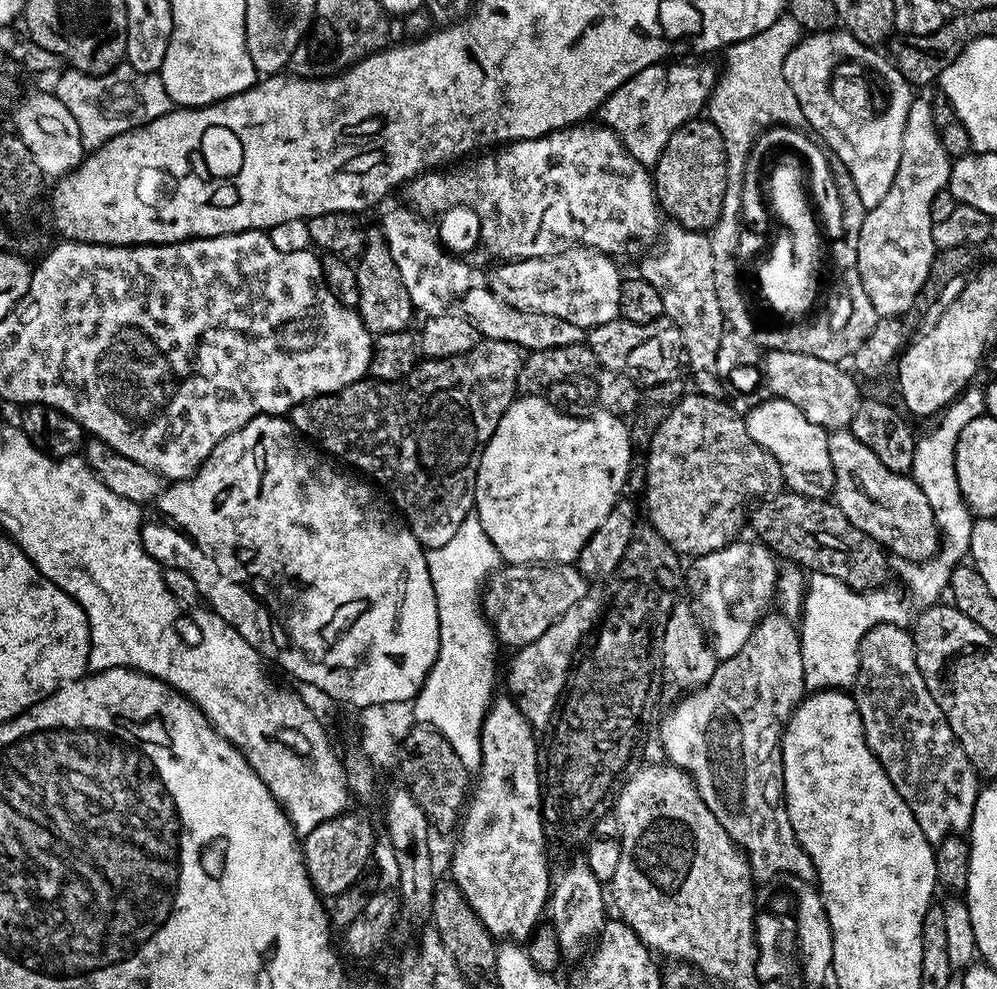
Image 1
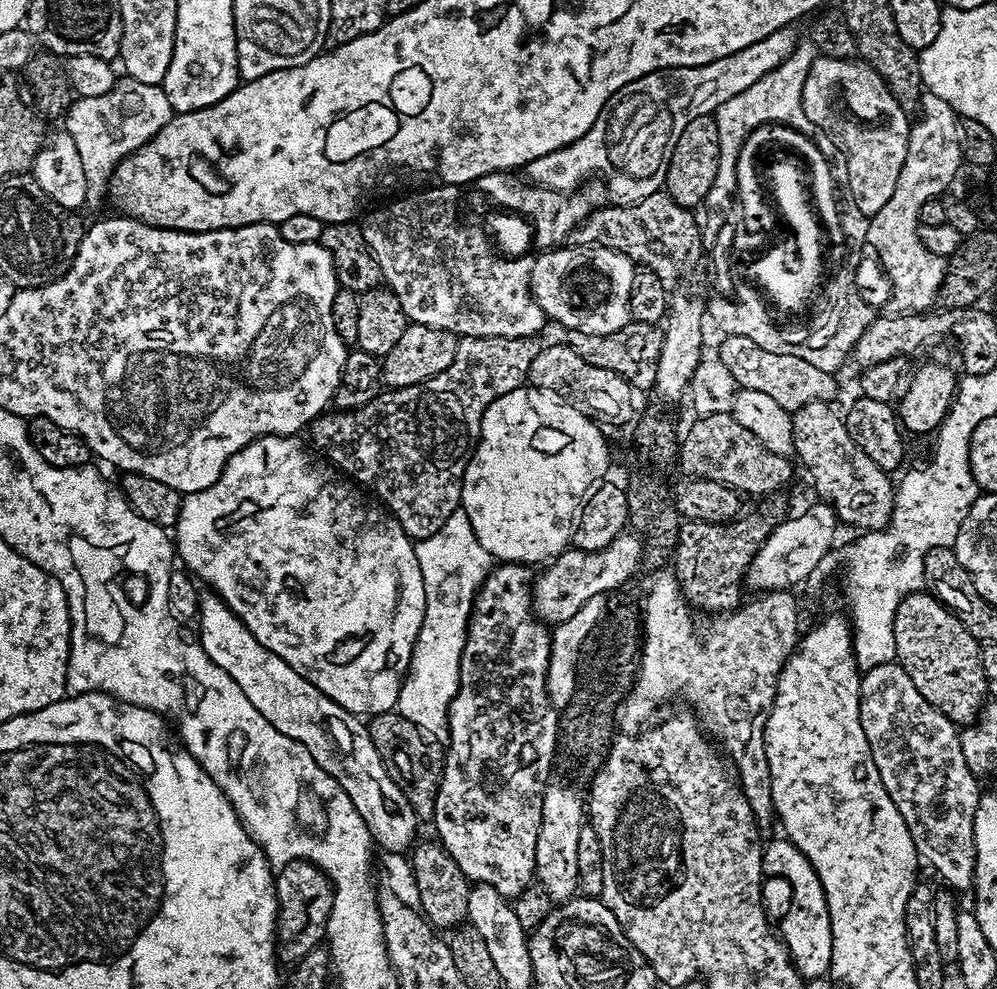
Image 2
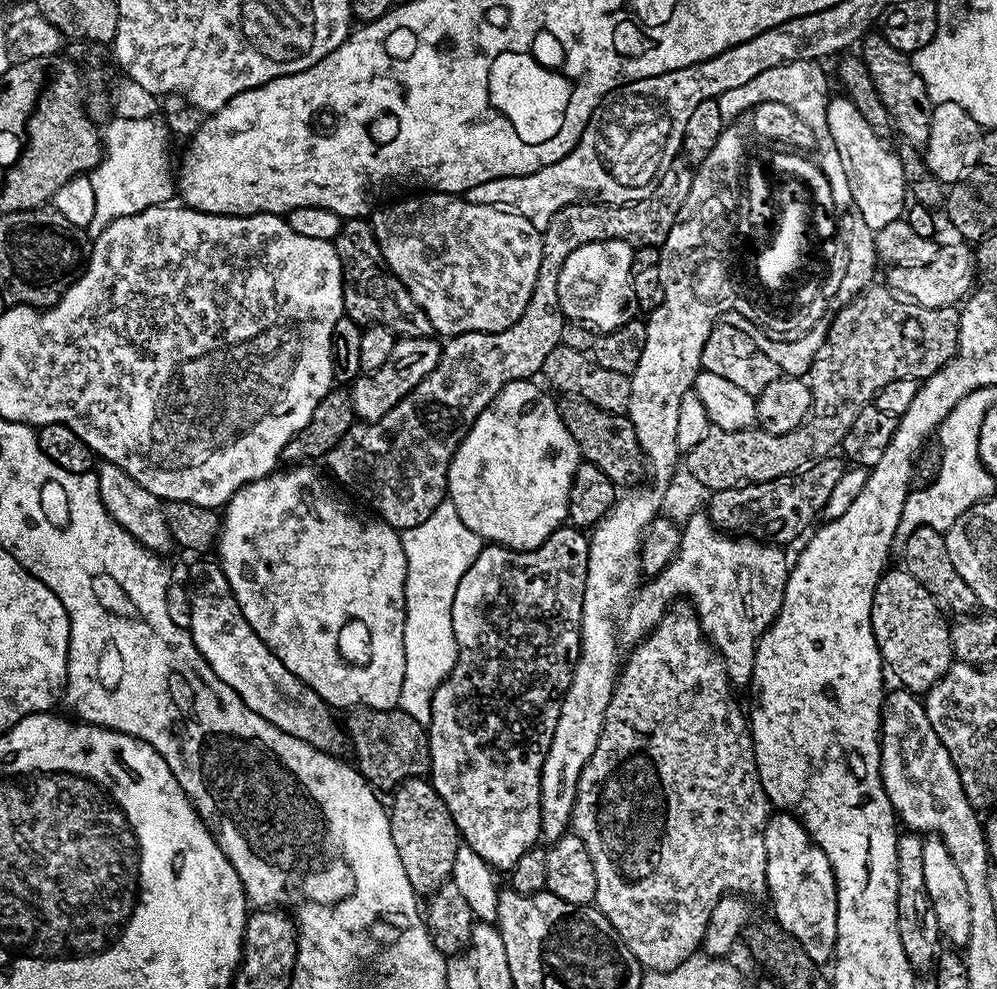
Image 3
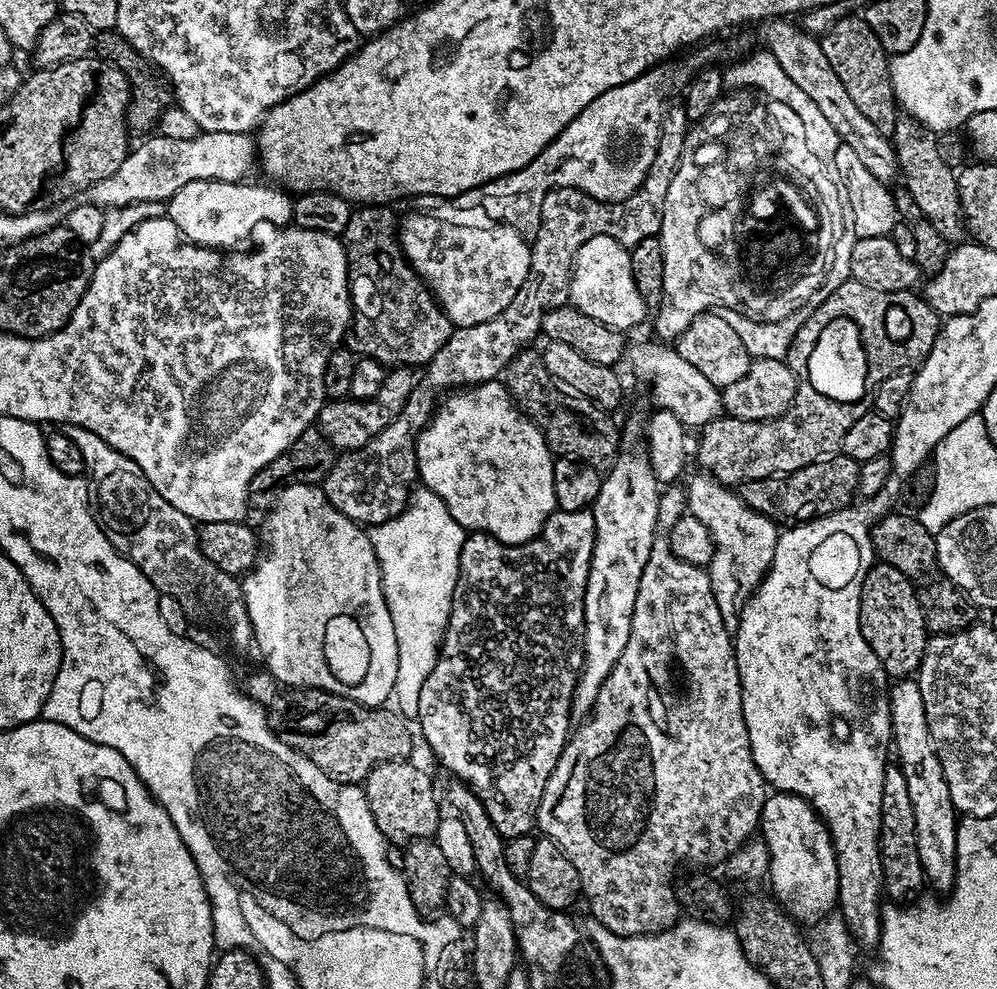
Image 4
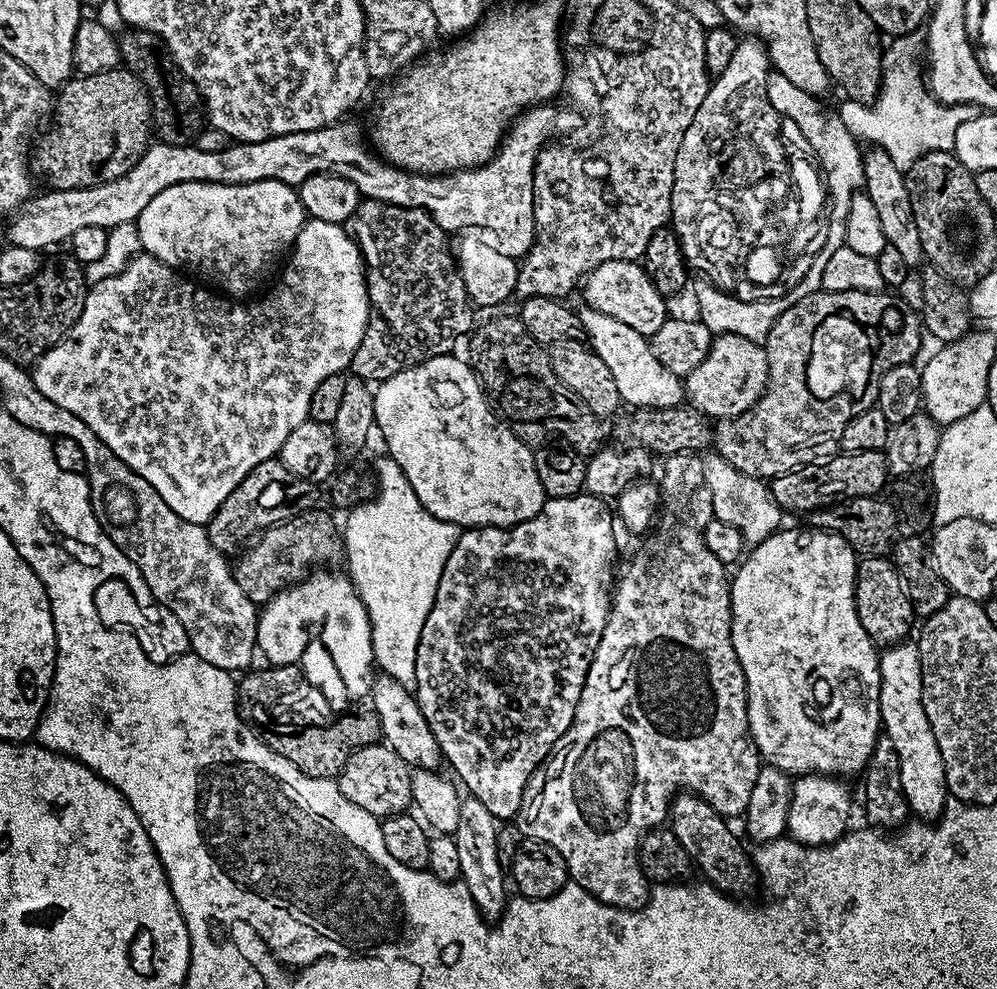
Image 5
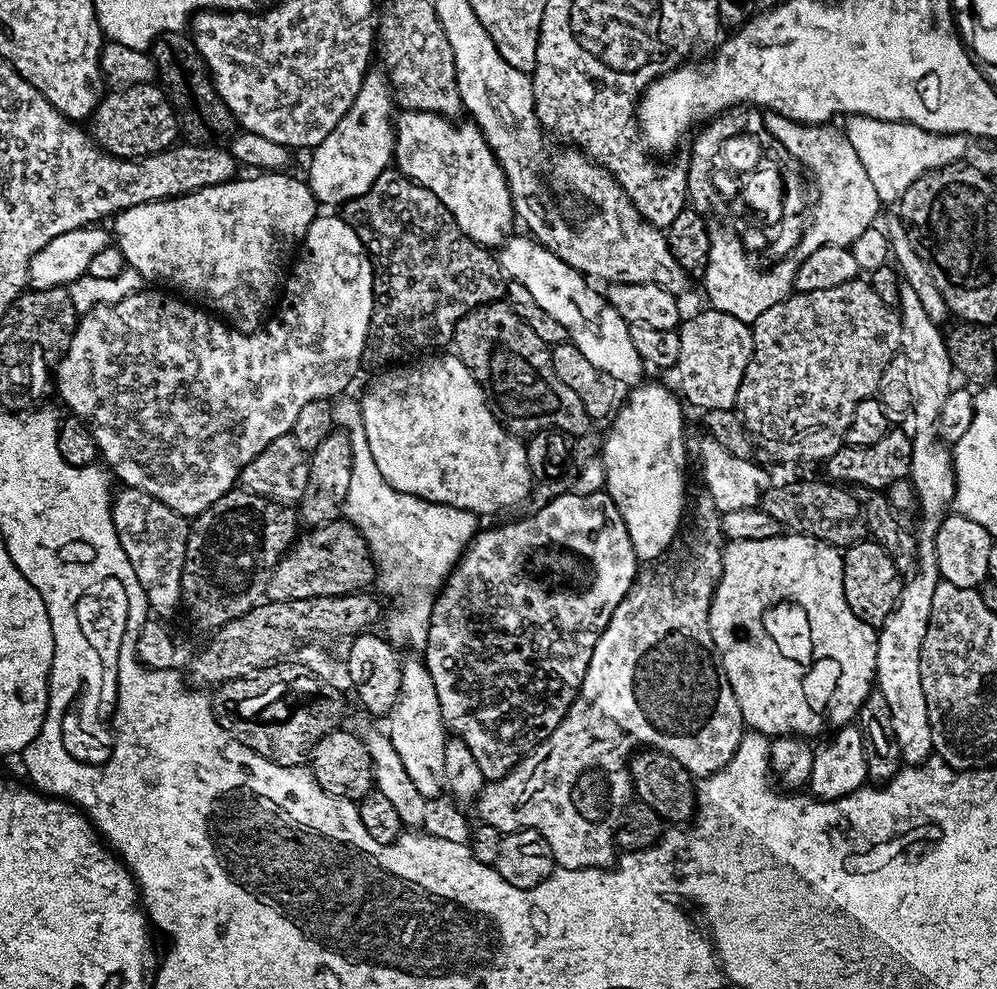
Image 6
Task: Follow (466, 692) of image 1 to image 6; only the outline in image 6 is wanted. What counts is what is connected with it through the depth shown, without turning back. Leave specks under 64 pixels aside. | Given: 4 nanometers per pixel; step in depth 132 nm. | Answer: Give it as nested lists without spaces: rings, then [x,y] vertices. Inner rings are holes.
[[[355,399],[343,400],[334,408],[335,423],[347,429],[352,438],[352,477],[343,515],[364,535],[368,549],[372,551],[372,559],[376,562],[375,587],[388,592],[392,599],[392,609],[386,612],[387,639],[397,645],[409,644],[422,650],[430,630],[432,601],[476,535],[478,517],[475,512],[431,504],[429,500],[394,490],[378,471],[374,454],[370,454],[366,430],[360,420],[359,403]]]

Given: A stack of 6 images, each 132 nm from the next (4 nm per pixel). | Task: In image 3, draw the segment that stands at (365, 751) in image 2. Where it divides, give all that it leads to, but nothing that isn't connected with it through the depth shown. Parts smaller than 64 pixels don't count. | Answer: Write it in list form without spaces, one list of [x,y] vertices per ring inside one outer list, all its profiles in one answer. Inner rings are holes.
[[[196,558],[188,568],[191,584],[191,626],[195,648],[222,682],[234,689],[246,706],[284,733],[305,741],[322,752],[341,755],[348,748],[345,729],[336,722],[333,709],[312,687],[291,674],[286,666],[246,622],[232,597],[224,572],[217,561]]]

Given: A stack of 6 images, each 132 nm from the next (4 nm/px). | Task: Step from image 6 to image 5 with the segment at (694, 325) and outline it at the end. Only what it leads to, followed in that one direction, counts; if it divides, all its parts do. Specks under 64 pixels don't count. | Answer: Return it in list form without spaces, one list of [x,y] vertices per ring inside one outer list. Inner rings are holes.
[[[720,334],[713,339],[708,357],[686,377],[686,396],[708,418],[731,418],[753,408],[767,385],[767,351],[759,343],[738,334]]]

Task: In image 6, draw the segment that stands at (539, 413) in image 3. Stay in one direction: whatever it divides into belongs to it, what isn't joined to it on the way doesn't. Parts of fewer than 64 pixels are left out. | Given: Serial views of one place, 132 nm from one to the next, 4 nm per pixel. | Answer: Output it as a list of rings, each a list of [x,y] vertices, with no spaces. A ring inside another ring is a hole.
[[[444,354],[433,355],[436,356],[433,360],[417,359],[413,368],[392,366],[381,371],[384,373],[369,386],[364,400],[359,401],[366,442],[382,478],[386,478],[394,490],[429,500],[431,504],[445,504],[475,512],[480,518],[503,508],[512,508],[523,500],[525,503],[534,487],[525,441],[500,425],[479,382],[460,357],[440,355]]]

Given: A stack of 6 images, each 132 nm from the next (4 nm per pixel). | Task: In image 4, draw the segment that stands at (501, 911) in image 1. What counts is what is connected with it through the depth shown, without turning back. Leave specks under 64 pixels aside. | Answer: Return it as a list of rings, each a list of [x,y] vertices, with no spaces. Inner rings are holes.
[[[587,508],[553,512],[539,534],[524,544],[503,544],[498,538],[487,536],[484,532],[473,532],[464,537],[460,573],[454,586],[452,609],[448,628],[440,645],[440,657],[436,660],[434,670],[430,670],[430,678],[426,678],[426,686],[422,686],[422,694],[418,694],[418,723],[429,750],[440,759],[445,773],[458,777],[472,789],[482,806],[486,806],[486,814],[490,814],[490,822],[494,822],[498,834],[505,838],[527,836],[533,831],[542,790],[546,790],[546,782],[552,779],[554,766],[568,742],[568,720],[573,719],[572,695],[580,676],[580,667],[584,665],[584,595],[595,541],[594,514]]]

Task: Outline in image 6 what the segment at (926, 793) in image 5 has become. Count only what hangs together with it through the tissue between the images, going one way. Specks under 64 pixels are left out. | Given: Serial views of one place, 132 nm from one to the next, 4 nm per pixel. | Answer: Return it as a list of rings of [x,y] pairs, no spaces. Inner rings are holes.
[[[906,283],[900,285],[900,303],[898,305],[900,325],[902,326],[902,354],[910,362],[910,378],[912,379],[912,398],[914,401],[914,421],[916,432],[912,436],[912,471],[910,485],[920,499],[920,516],[924,521],[920,524],[916,542],[916,573],[903,581],[900,597],[894,610],[888,616],[885,624],[879,625],[876,637],[876,678],[875,683],[882,694],[886,694],[886,703],[890,705],[890,718],[894,718],[894,738],[898,738],[898,750],[901,761],[905,765],[923,764],[933,755],[932,735],[930,734],[930,718],[926,714],[926,694],[922,694],[922,674],[920,673],[920,651],[922,638],[926,638],[926,626],[930,622],[930,602],[934,602],[934,590],[942,577],[936,561],[936,535],[944,517],[949,515],[956,498],[956,475],[952,469],[952,454],[949,445],[944,443],[937,432],[940,423],[940,411],[943,403],[954,389],[954,369],[951,364],[951,354],[947,352],[945,333],[941,325],[930,322],[922,302],[918,302],[918,294],[910,290]]]

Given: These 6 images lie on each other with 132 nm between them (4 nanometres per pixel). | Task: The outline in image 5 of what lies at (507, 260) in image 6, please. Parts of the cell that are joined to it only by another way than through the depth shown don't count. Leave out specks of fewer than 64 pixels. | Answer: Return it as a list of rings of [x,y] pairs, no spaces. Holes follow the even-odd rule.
[[[584,306],[579,309],[580,320],[584,323],[587,343],[592,351],[606,362],[610,374],[614,374],[614,382],[618,386],[618,394],[625,405],[630,404],[633,409],[638,408],[666,408],[679,405],[686,396],[686,384],[681,377],[676,376],[658,358],[654,358],[654,350],[650,343],[649,337],[638,334],[626,322],[618,322],[618,318],[610,318],[610,314],[602,314],[598,310]]]

